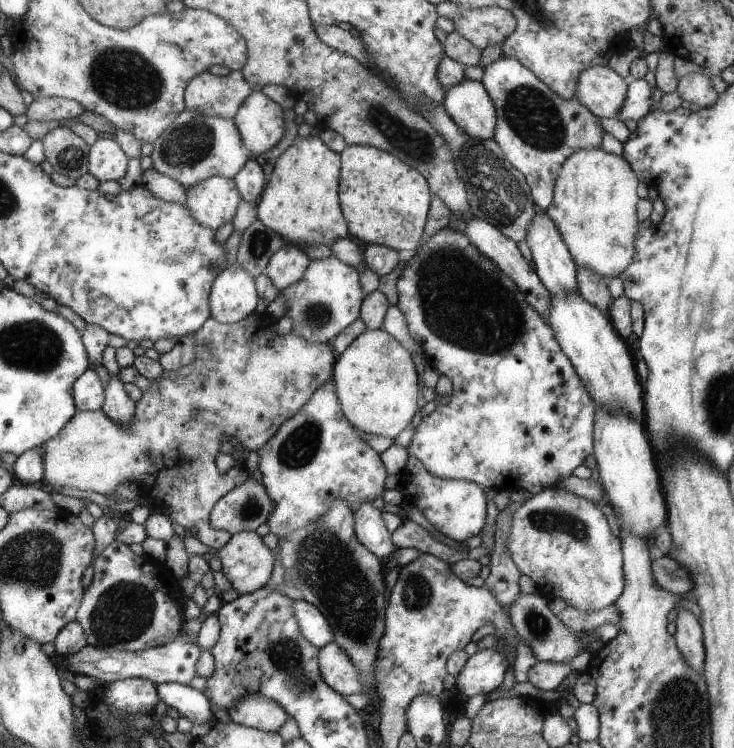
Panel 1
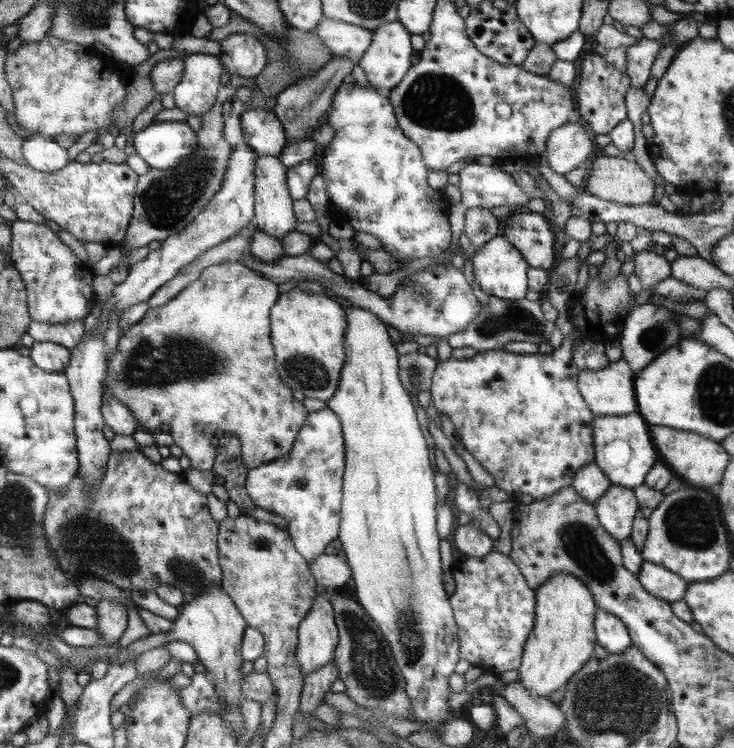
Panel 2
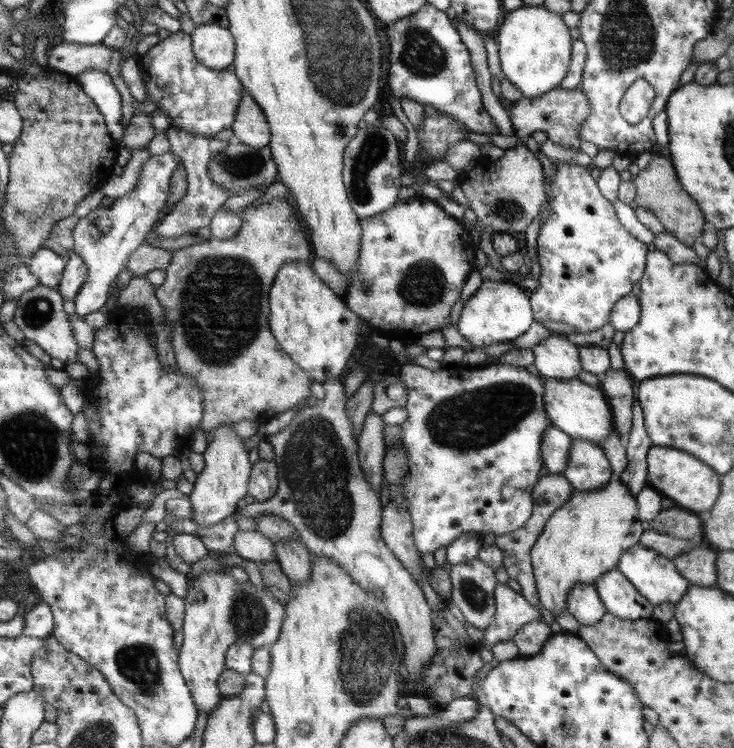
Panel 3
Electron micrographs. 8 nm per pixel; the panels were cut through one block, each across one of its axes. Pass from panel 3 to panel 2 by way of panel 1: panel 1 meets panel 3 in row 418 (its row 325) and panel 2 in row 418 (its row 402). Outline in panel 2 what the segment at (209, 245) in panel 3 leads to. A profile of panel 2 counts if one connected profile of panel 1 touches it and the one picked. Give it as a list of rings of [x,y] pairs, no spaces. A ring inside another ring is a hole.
[[[225,261],[204,268],[201,274],[191,284],[182,288],[172,300],[157,308],[149,308],[139,321],[127,326],[125,330],[121,330],[119,338],[117,338],[117,346],[114,350],[107,350],[106,353],[105,376],[100,383],[102,398],[105,398],[106,392],[110,394],[115,400],[127,407],[136,422],[145,430],[159,429],[160,426],[163,426],[163,422],[169,424],[169,434],[173,444],[181,449],[183,456],[187,456],[191,468],[202,472],[213,469],[216,453],[210,440],[216,430],[222,430],[224,434],[232,434],[239,440],[240,457],[247,468],[252,469],[283,456],[294,445],[299,432],[298,428],[306,420],[309,412],[305,412],[305,408],[291,396],[291,390],[287,388],[287,385],[279,379],[277,372],[275,372],[273,348],[269,344],[269,310],[278,301],[277,296],[279,295],[277,294],[277,284],[271,282],[270,279],[265,280],[265,277],[261,278],[258,271],[254,271],[237,261]],[[231,336],[233,336],[233,340],[231,340]],[[195,424],[200,424],[203,429],[195,429]]]

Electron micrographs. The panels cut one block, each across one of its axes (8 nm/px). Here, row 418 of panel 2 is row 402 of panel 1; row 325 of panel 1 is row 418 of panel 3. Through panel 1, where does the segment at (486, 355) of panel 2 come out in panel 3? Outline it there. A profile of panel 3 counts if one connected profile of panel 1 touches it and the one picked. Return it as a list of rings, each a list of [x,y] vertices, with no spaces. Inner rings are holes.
[[[406,362],[401,366],[397,377],[403,382],[407,396],[404,405],[407,410],[407,418],[400,424],[402,435],[400,444],[407,452],[407,473],[401,477],[401,494],[405,496],[405,504],[407,504],[407,511],[412,522],[413,542],[419,556],[431,554],[437,548],[449,546],[461,533],[471,532],[471,534],[479,534],[481,537],[490,533],[497,537],[521,529],[533,513],[533,490],[538,482],[541,464],[543,464],[542,433],[551,425],[543,402],[542,378],[528,374],[523,368],[502,363],[491,363],[477,368],[467,368],[458,364],[448,368],[442,367],[439,370],[428,370],[411,362]]]

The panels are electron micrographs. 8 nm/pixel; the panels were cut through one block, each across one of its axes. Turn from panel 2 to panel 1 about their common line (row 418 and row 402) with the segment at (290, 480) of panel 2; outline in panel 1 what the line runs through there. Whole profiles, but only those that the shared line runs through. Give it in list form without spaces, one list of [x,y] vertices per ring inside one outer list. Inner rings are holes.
[[[329,379],[256,450],[261,484],[272,502],[266,524],[279,539],[313,523],[334,501],[343,501],[356,511],[385,489],[388,474],[379,453],[361,440],[341,409],[334,382]]]

